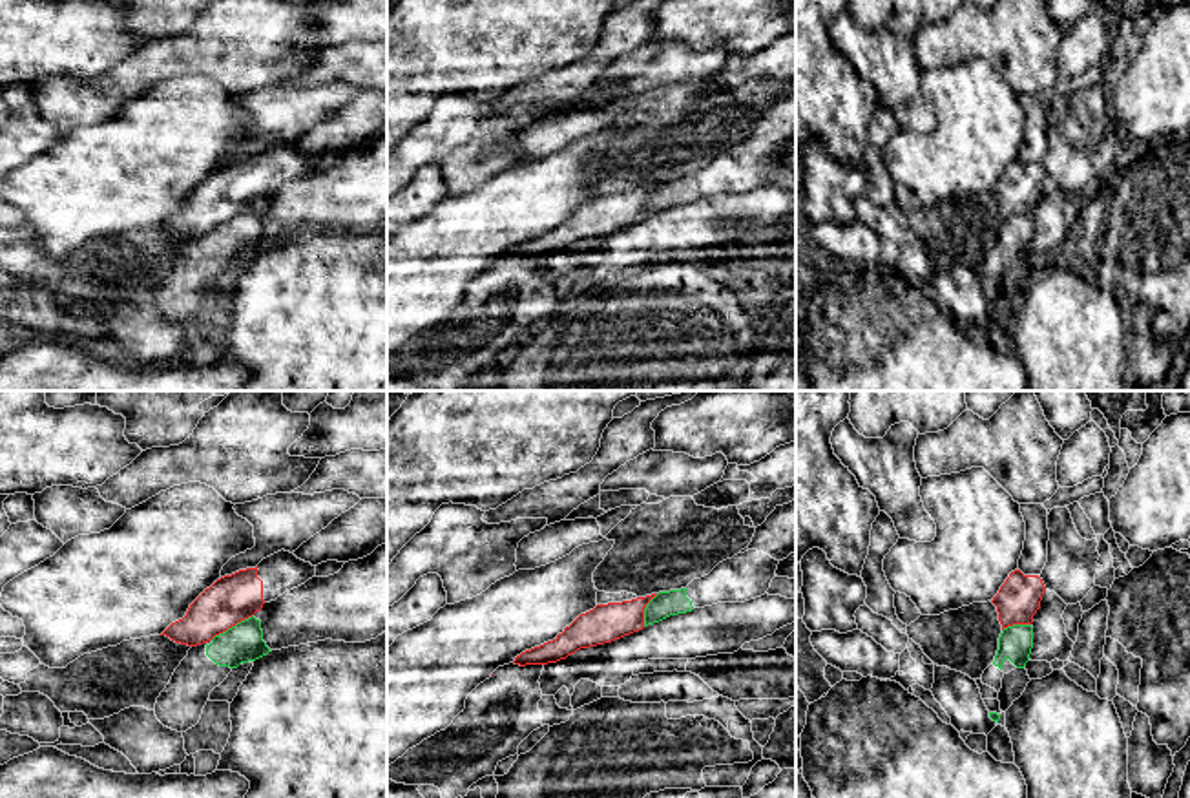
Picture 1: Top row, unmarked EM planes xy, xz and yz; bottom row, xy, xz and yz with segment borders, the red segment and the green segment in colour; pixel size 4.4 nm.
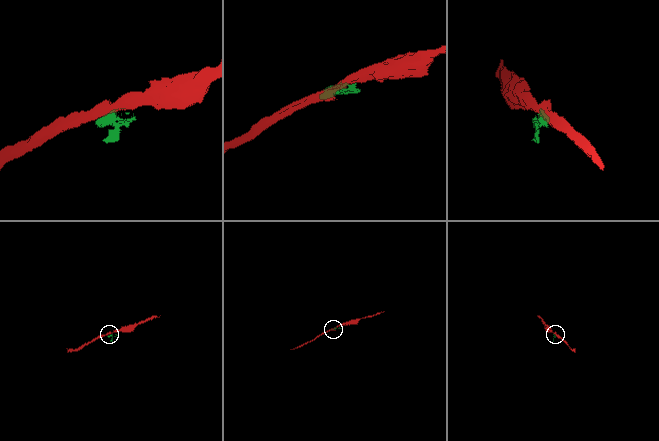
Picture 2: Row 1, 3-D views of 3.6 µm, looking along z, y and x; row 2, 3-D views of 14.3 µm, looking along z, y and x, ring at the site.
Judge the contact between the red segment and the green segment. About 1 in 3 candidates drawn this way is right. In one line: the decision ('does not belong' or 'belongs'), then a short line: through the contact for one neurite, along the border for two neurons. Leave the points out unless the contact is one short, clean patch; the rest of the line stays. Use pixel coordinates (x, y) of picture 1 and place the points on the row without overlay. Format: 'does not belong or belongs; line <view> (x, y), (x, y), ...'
does not belong; line xy (252, 205), (210, 230)

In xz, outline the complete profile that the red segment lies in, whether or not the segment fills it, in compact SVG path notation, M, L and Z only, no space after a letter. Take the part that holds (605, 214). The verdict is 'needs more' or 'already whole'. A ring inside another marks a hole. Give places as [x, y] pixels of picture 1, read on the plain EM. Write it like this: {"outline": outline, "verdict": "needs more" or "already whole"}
{"outline": "M657 184L622 194L597 195L580 205L553 232L522 243L515 256L548 256L566 250L580 239L611 234L644 219L644 199Z", "verdict": "already whole"}

